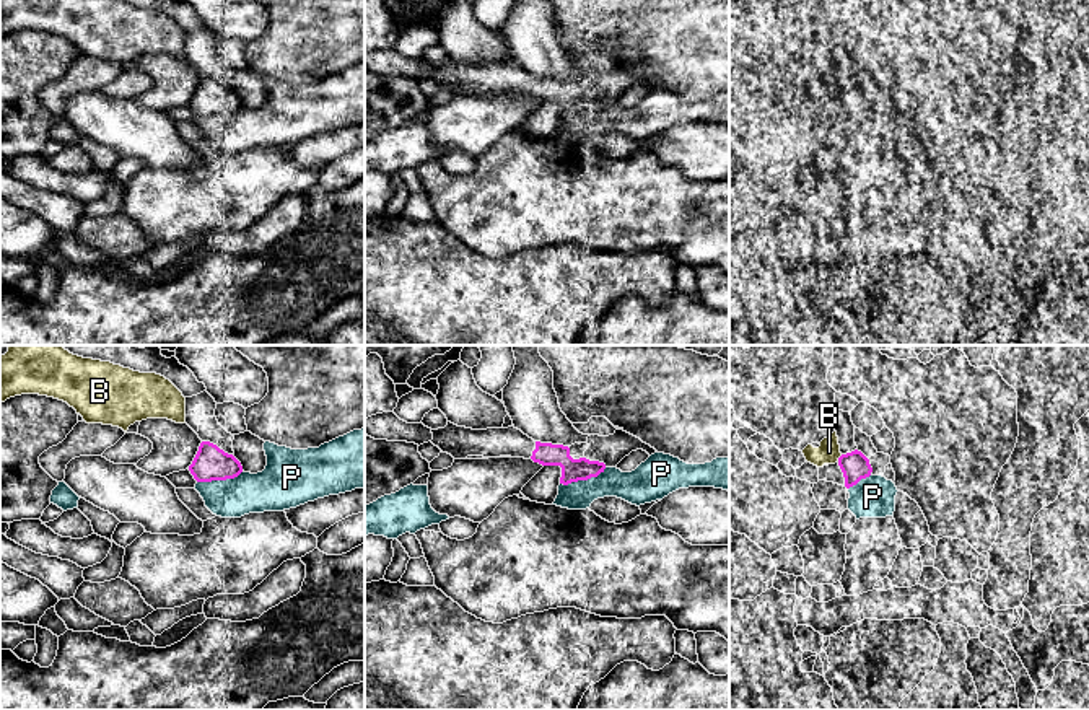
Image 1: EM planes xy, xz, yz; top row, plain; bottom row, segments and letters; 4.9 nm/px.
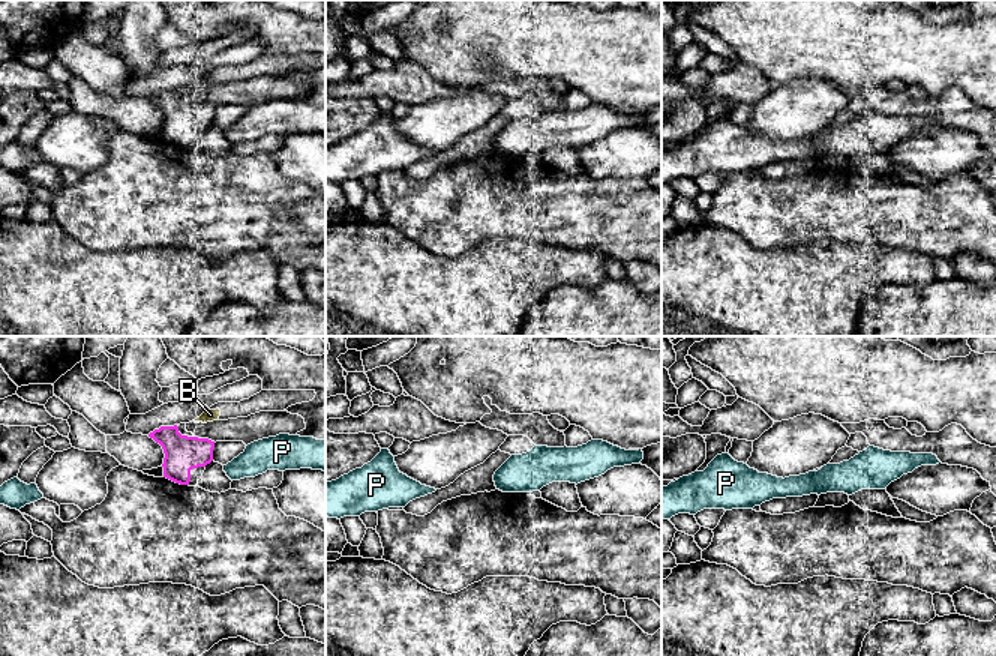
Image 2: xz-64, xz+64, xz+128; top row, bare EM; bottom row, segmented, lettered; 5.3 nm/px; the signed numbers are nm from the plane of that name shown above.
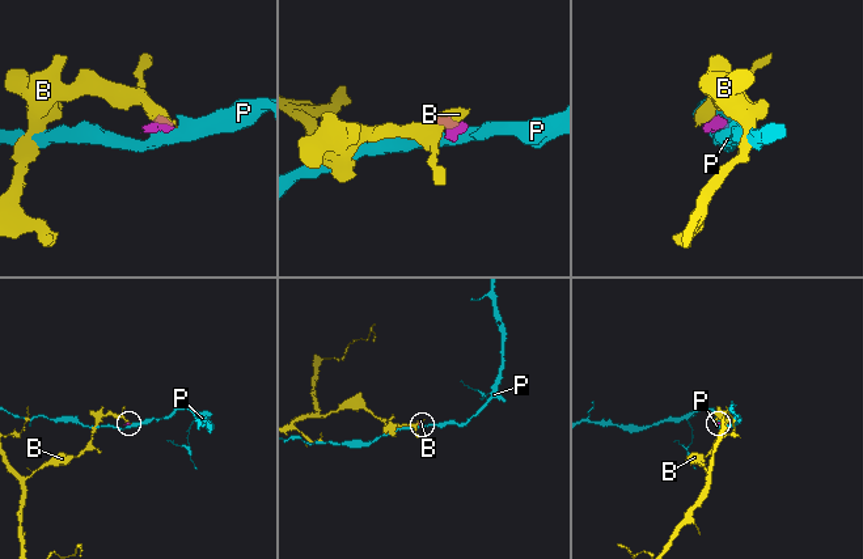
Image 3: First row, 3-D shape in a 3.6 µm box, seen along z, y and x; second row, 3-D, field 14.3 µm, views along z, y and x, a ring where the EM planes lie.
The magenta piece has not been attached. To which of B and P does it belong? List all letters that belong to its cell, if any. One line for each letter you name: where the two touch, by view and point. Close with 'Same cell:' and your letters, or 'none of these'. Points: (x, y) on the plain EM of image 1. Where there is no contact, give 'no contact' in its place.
Same cell: none of these

